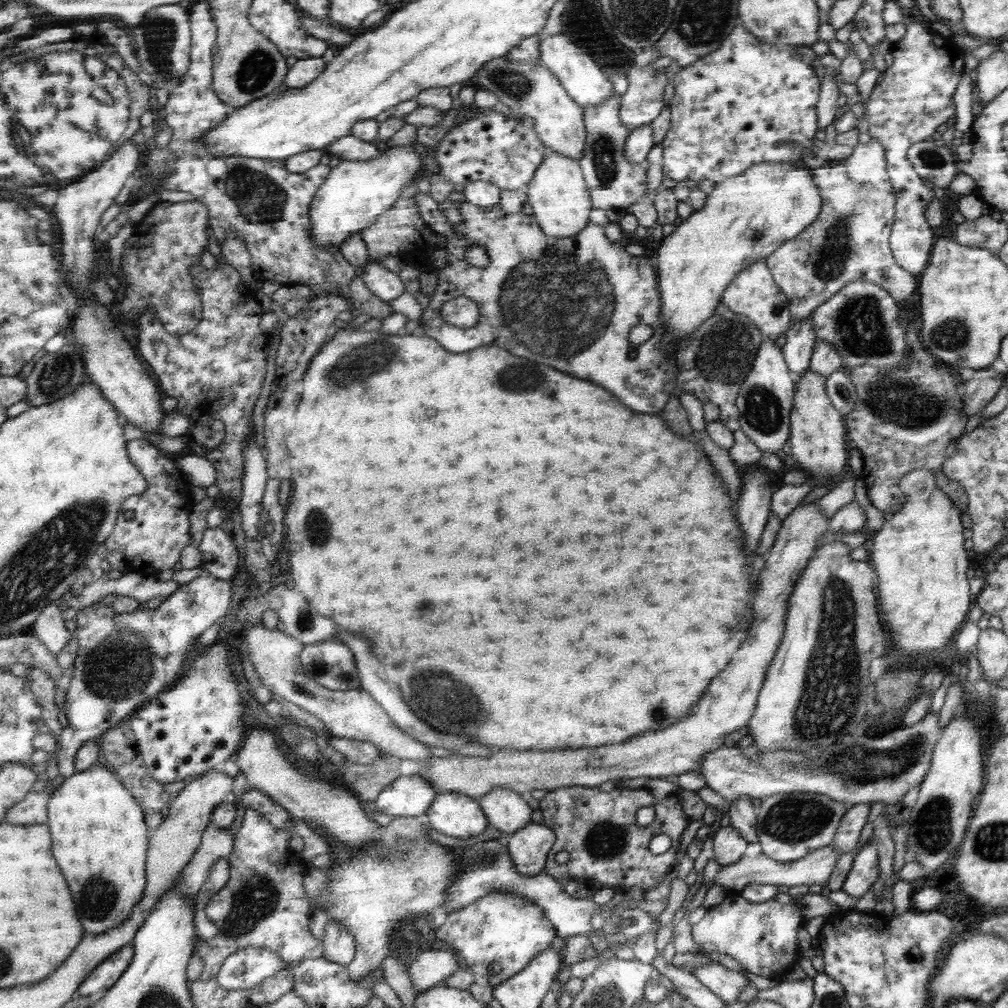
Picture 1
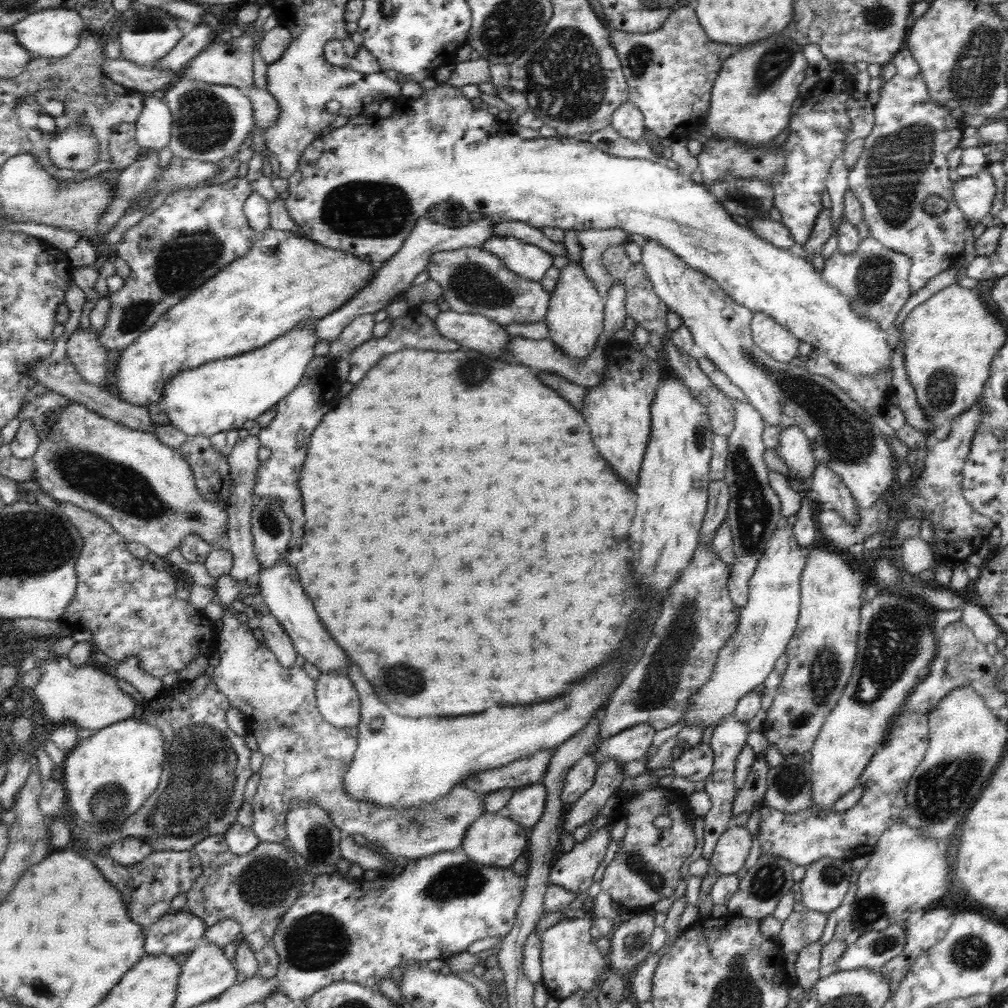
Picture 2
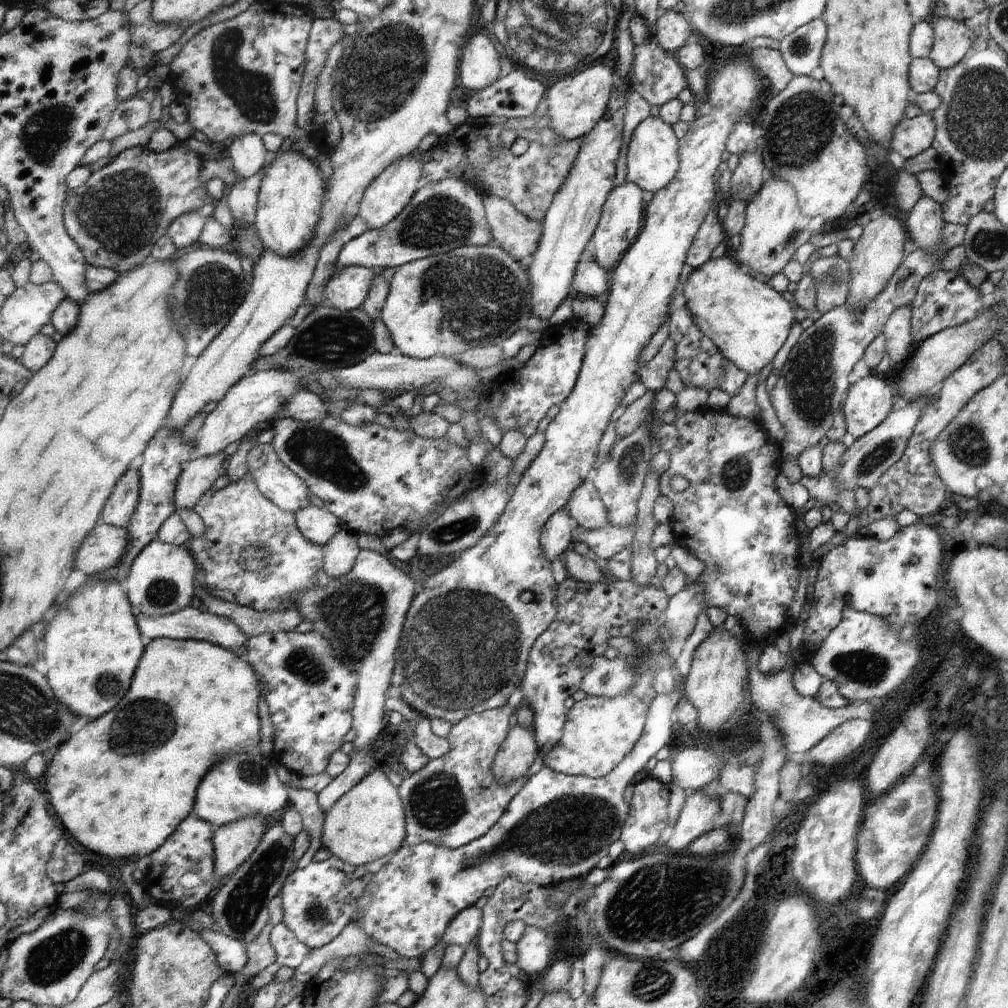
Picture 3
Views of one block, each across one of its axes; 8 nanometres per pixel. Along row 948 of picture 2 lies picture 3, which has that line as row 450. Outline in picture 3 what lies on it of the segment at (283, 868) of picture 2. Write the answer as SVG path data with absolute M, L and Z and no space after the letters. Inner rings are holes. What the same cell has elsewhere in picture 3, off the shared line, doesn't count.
M273 442L261 444L249 454L249 476L271 502L287 512L297 514L311 506L311 488L279 458Z

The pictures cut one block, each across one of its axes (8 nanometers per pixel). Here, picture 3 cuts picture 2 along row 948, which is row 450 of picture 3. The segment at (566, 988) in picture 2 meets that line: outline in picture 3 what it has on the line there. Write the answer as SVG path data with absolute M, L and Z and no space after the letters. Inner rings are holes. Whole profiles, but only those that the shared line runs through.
M733 62L733 64L725 64L723 68L719 68L713 76L707 76L707 88L705 88L705 94L707 94L707 102L711 104L711 112L707 116L701 116L697 120L693 120L689 124L689 130L683 138L679 138L679 148L677 148L677 154L679 154L679 168L677 168L677 174L675 178L661 190L657 190L651 198L649 204L645 204L645 218L643 218L643 228L639 230L635 242L631 244L631 248L627 250L627 254L623 254L623 260L619 262L619 266L615 266L615 270L611 272L611 282L609 282L609 288L605 292L605 310L603 310L603 316L599 320L599 324L595 328L589 328L589 334L587 334L587 340L585 340L585 354L583 354L583 364L581 364L581 370L579 370L579 376L577 376L577 382L575 382L575 388L571 390L571 394L567 396L567 400L561 404L561 410L559 414L551 420L549 428L545 430L545 436L547 436L547 444L543 448L543 452L539 454L539 458L533 462L533 466L525 472L525 476L519 480L519 484L515 486L515 494L507 506L507 510L503 512L501 520L491 528L491 532L471 550L459 554L449 566L441 568L437 574L429 576L429 580L425 580L425 584L419 588L419 594L407 614L407 622L405 622L405 628L403 628L403 636L401 636L401 646L399 646L399 652L397 652L397 668L395 668L395 676L393 676L393 686L397 686L401 690L401 698L415 710L419 712L421 716L425 718L443 718L445 722L449 722L451 726L453 724L459 724L463 722L467 716L471 714L483 714L483 712L489 712L489 710L497 710L497 708L503 708L507 706L507 698L511 696L511 692L517 688L517 686L523 686L525 682L525 676L527 676L527 668L529 668L529 662L531 662L531 650L535 648L535 642L539 642L539 638L547 632L547 628L557 620L557 614L559 614L559 584L555 582L553 578L553 570L551 570L551 562L545 558L545 552L543 552L543 530L547 528L547 522L559 514L561 510L567 508L567 502L571 498L571 494L581 486L581 480L585 480L587 472L593 468L593 462L595 462L595 456L597 456L597 444L599 444L599 438L609 422L609 416L611 412L617 408L619 400L623 398L625 390L633 384L633 382L639 382L639 368L645 366L641 362L637 362L639 358L639 352L649 344L651 336L657 332L657 328L665 322L665 316L669 314L669 300L671 300L671 292L675 290L675 284L677 284L677 278L679 278L679 272L681 272L681 266L685 264L685 254L687 254L687 248L691 246L691 240L693 236L697 234L701 222L705 220L707 212L709 210L715 210L715 204L711 202L713 196L715 196L715 182L713 182L713 174L721 162L721 152L727 150L725 148L725 142L727 142L727 136L729 132L733 130L733 126L739 122L739 120L749 120L749 114L753 110L753 102L761 90L761 74L751 66L751 62ZM529 596L541 596L541 600L535 600L535 598L529 598ZM505 690L509 690L509 696L505 694Z

